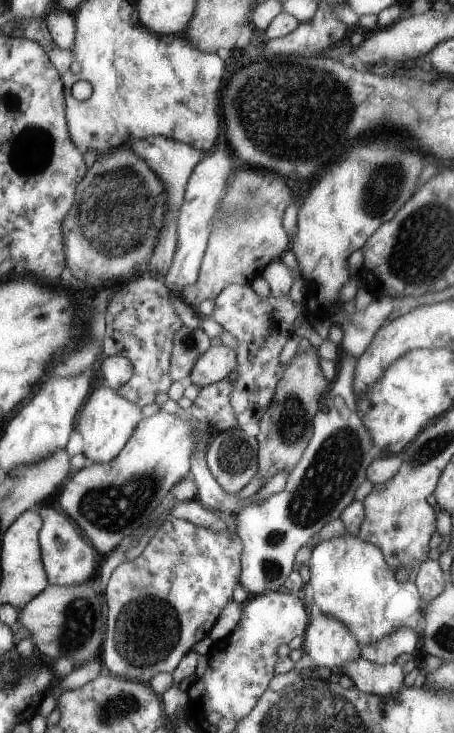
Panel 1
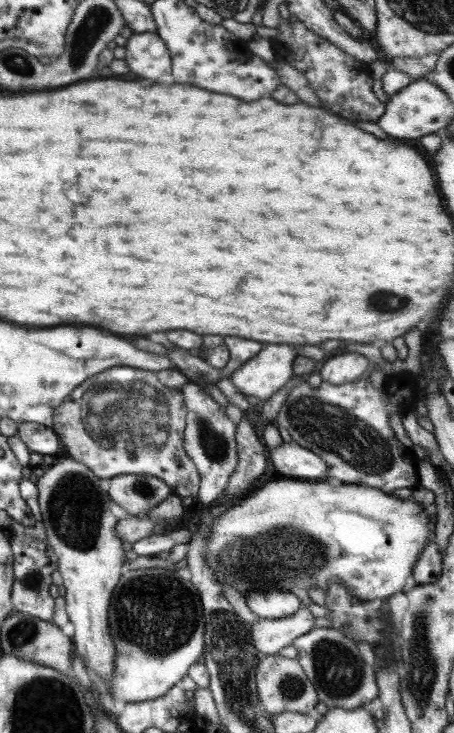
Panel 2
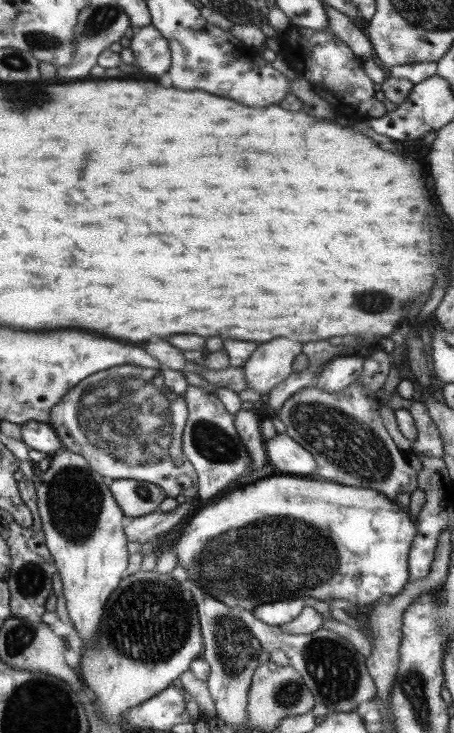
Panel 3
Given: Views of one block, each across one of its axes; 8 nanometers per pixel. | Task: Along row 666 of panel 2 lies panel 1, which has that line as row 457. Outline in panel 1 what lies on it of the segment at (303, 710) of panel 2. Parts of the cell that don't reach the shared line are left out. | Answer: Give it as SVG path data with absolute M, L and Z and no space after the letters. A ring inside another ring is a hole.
M302 340L297 355L288 364L276 387L270 406L258 422L258 472L265 478L264 484L281 470L290 474L309 445L313 431L312 421L318 412L320 398L330 388L330 382L324 377L318 362L317 348L307 340Z

